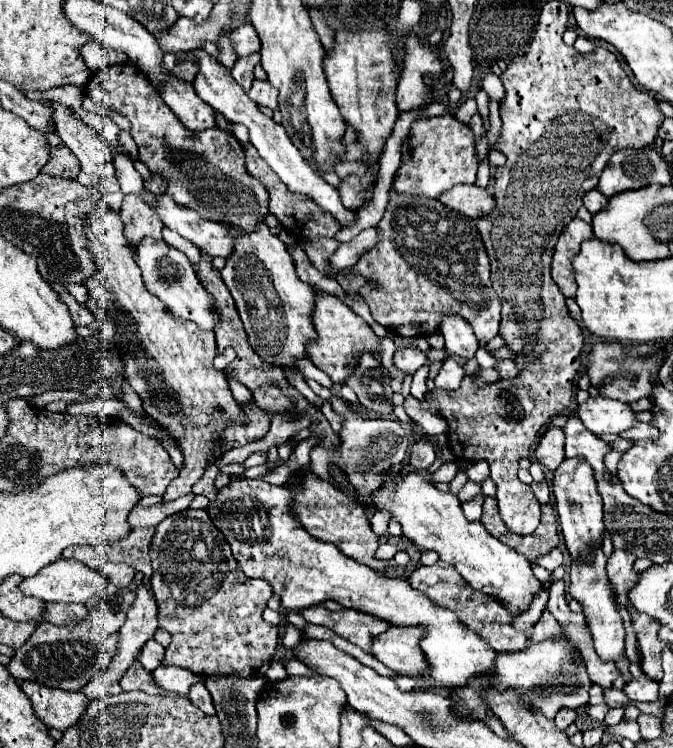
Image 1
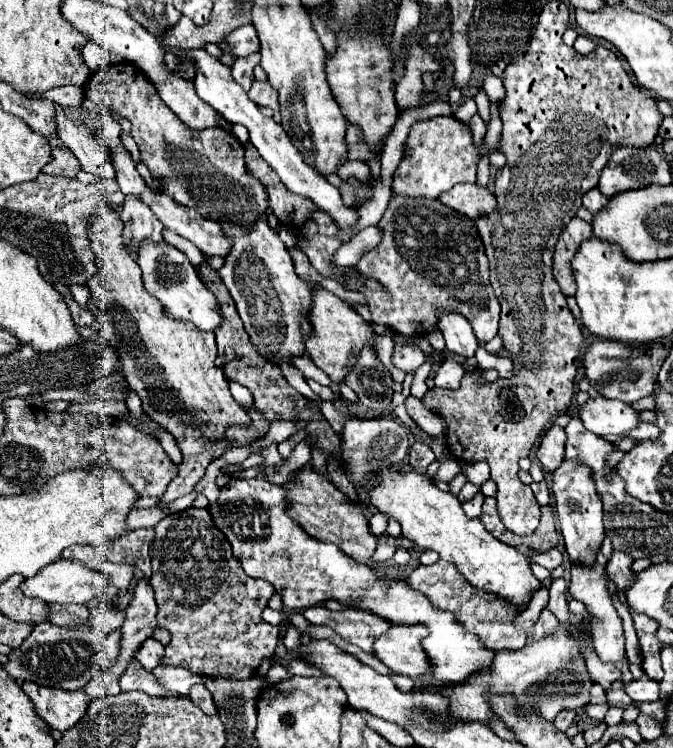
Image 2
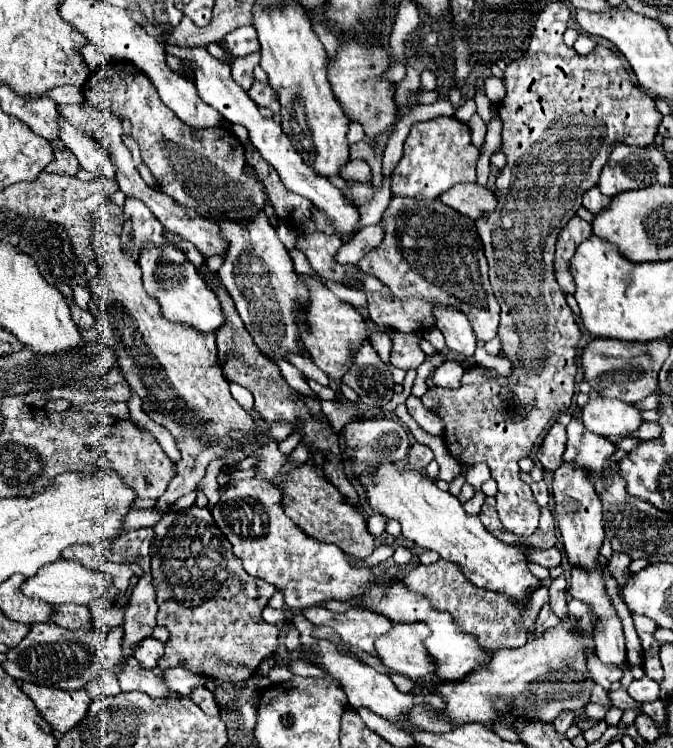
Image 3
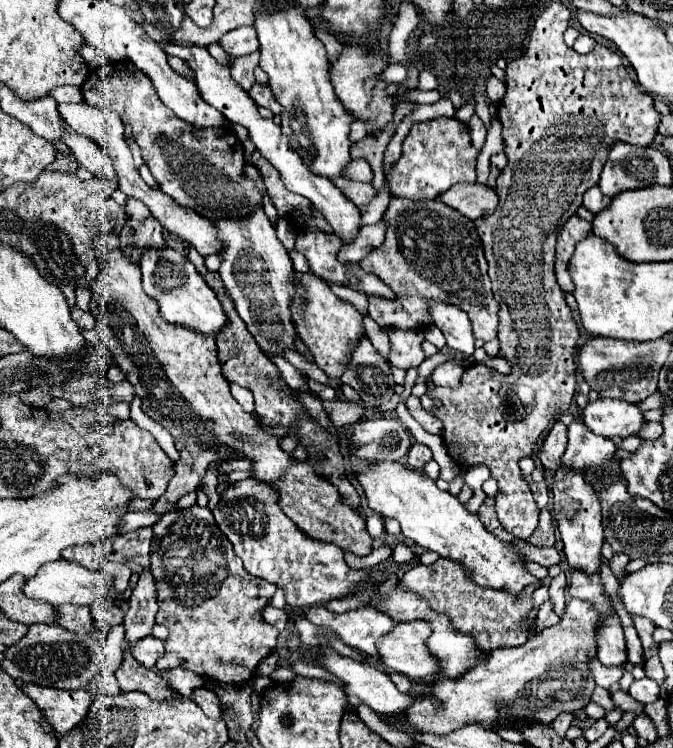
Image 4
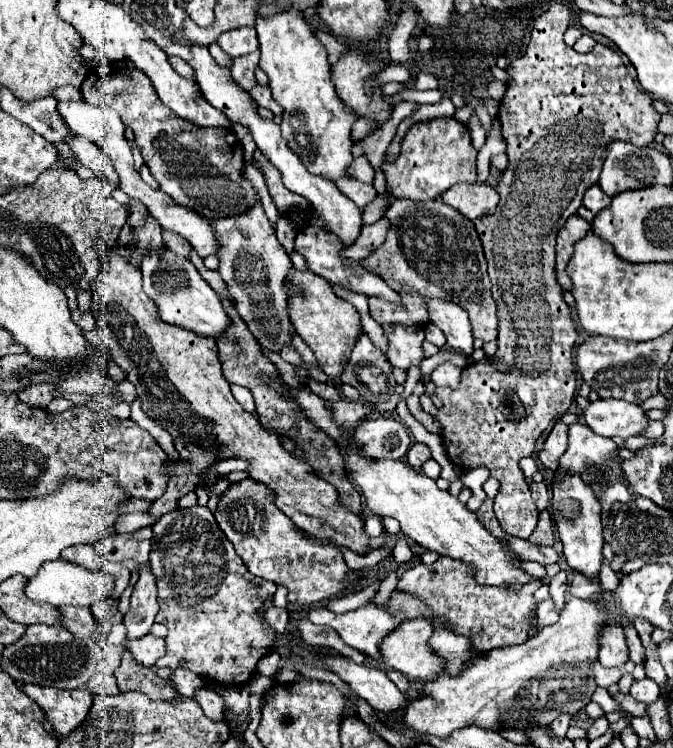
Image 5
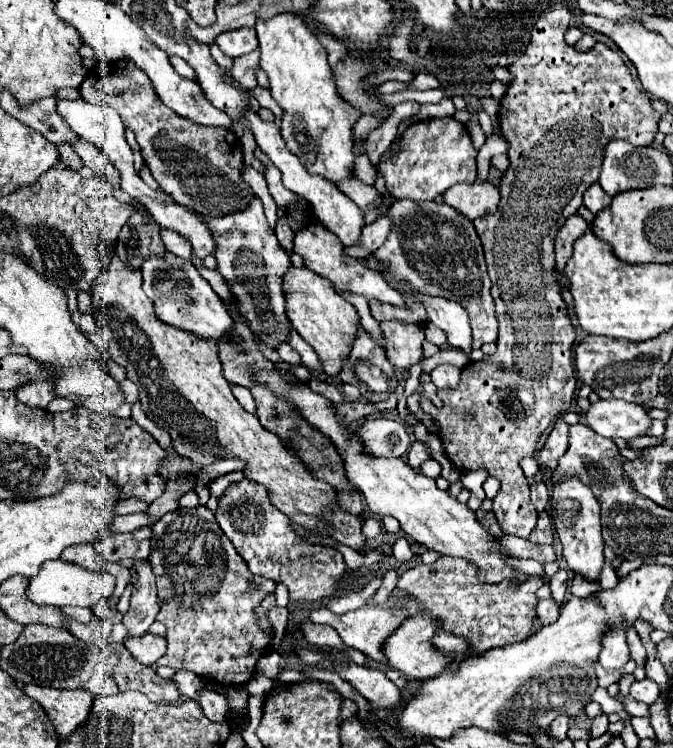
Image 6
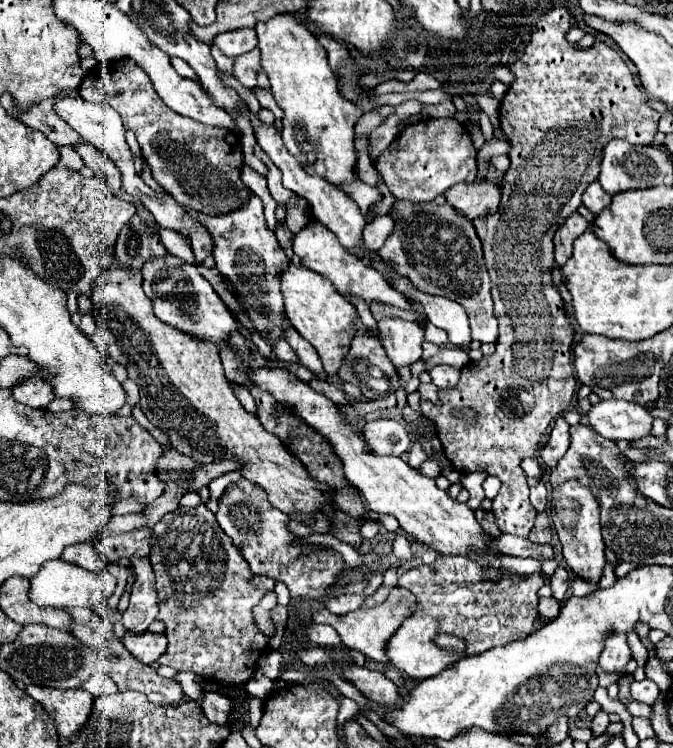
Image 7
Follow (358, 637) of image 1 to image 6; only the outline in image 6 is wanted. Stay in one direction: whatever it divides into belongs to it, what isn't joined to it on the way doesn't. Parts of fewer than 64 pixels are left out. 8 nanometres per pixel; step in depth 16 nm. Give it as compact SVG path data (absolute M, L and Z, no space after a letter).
M396 588L390 594L388 602L384 602L382 606L374 606L374 608L362 606L362 608L358 608L354 612L348 612L348 614L342 614L342 616L332 614L328 608L320 608L320 610L314 610L310 614L310 618L312 618L314 624L328 624L328 626L332 626L340 634L340 638L342 638L342 642L346 646L360 650L364 656L368 656L368 658L372 658L376 662L386 662L382 646L384 646L386 638L392 636L396 632L396 628L404 622L404 616L408 616L408 612L404 610L404 606L398 604L398 600L410 600L410 598L414 598L410 592Z

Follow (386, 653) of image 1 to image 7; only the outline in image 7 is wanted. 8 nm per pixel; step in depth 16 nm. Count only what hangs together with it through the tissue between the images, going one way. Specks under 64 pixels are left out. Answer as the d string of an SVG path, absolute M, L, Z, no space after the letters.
M440 556L434 564L418 566L400 576L398 586L408 588L416 596L416 612L404 620L398 632L388 642L390 664L414 680L430 678L452 664L448 652L440 652L432 644L436 632L460 636L466 644L464 656L482 654L494 646L504 646L512 640L534 632L538 616L538 590L544 586L542 574L504 576L502 580L484 580L484 568L476 560Z

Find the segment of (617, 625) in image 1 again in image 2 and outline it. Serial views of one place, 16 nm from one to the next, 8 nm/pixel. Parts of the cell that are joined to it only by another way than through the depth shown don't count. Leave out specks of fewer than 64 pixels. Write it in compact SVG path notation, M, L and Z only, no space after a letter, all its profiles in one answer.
M598 554L596 568L572 566L568 592L572 598L588 604L588 612L592 612L592 636L594 636L594 648L596 648L598 658L606 664L616 664L626 658L624 630L622 630L622 620L616 614L616 608L612 604L612 598L608 596L608 588L606 588L606 580L604 580L604 566L606 566L606 558L602 554Z

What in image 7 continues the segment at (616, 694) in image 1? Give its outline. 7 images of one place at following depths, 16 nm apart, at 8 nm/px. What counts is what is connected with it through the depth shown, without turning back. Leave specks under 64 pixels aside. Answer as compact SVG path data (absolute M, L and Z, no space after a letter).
M630 702L628 704L628 712L632 714L632 716L644 716L644 718L652 718L652 706L648 706L648 704L640 704L640 702Z

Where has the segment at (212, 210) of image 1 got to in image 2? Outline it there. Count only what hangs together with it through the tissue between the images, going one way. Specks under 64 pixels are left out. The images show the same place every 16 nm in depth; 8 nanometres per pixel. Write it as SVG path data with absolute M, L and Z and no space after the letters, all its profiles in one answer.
M120 62L114 68L114 76L100 80L98 84L86 84L84 96L94 102L94 106L110 108L118 116L130 120L132 124L132 138L140 146L142 162L150 168L152 176L162 182L162 190L172 196L178 204L196 208L200 216L206 216L208 220L236 220L238 224L248 224L256 212L266 212L268 200L266 190L260 184L260 180L252 178L246 172L244 164L244 146L240 140L224 128L208 128L208 130L192 130L184 122L178 120L178 116L160 100L156 88L150 84L150 80L140 72L132 62Z

